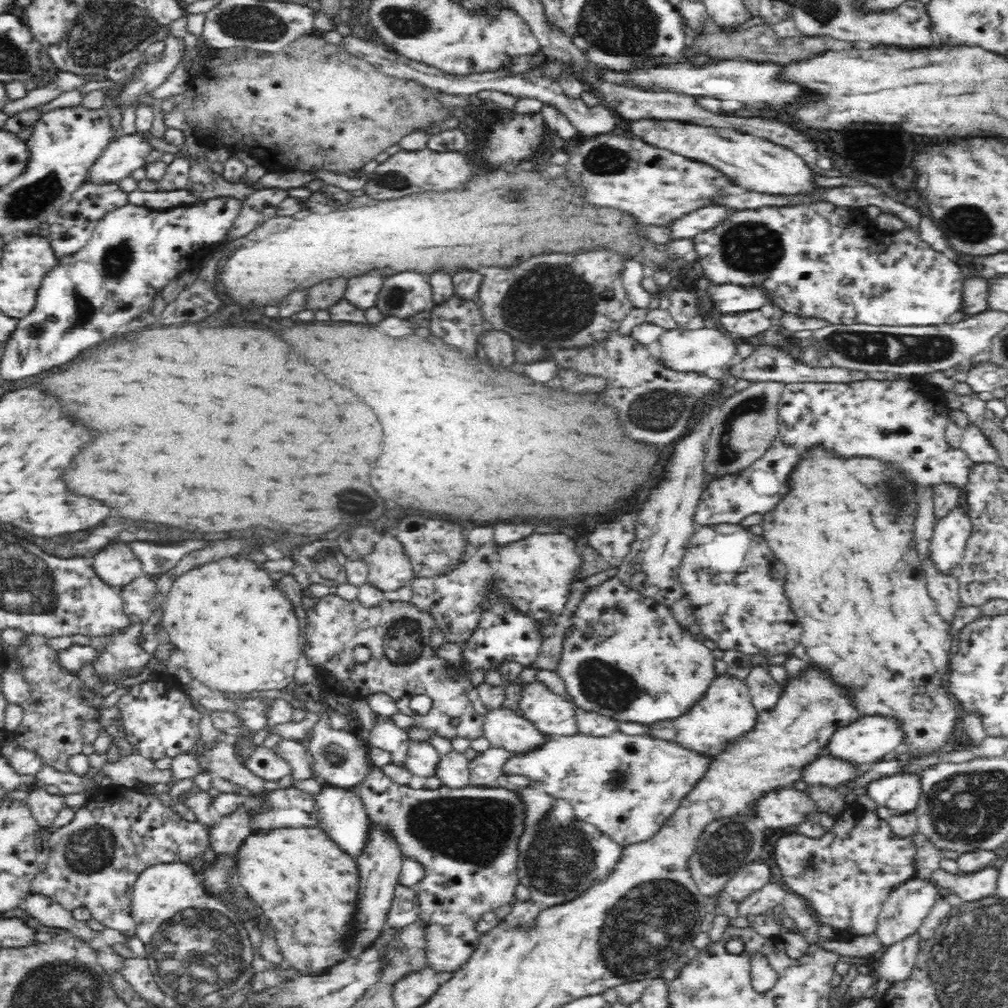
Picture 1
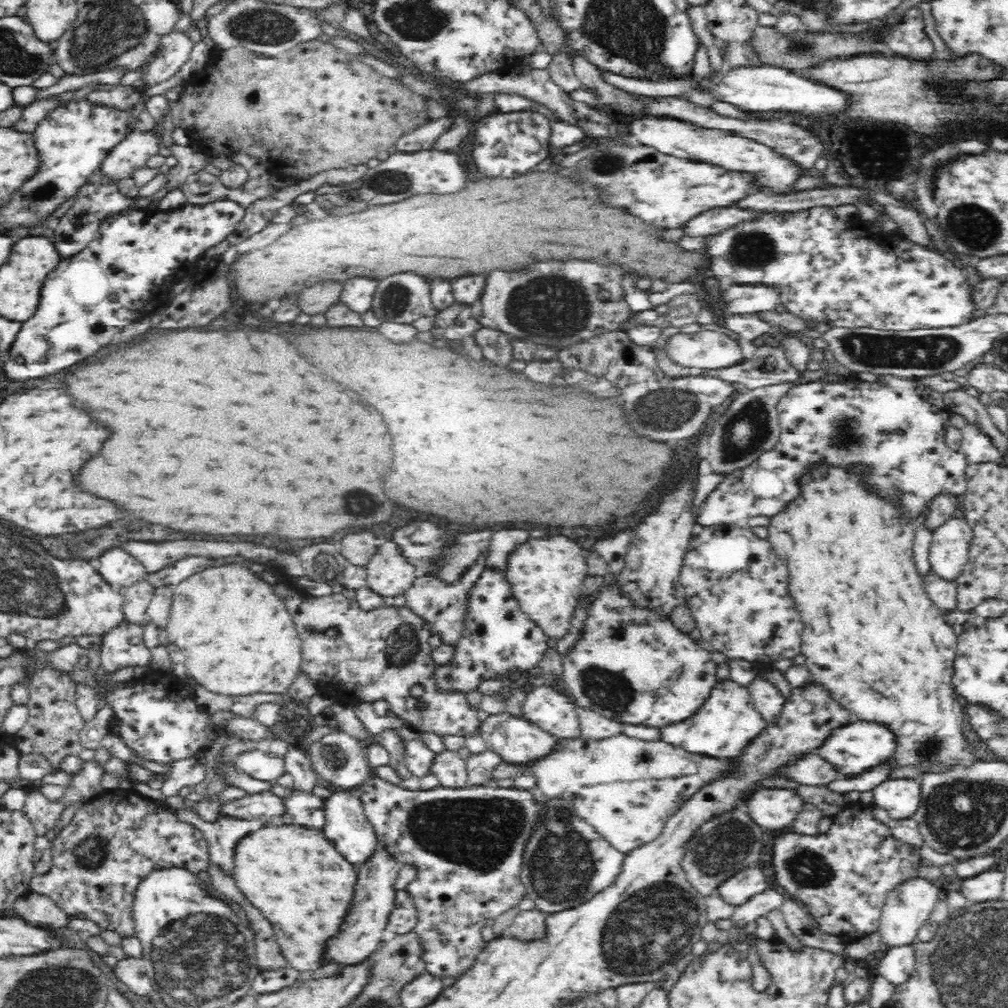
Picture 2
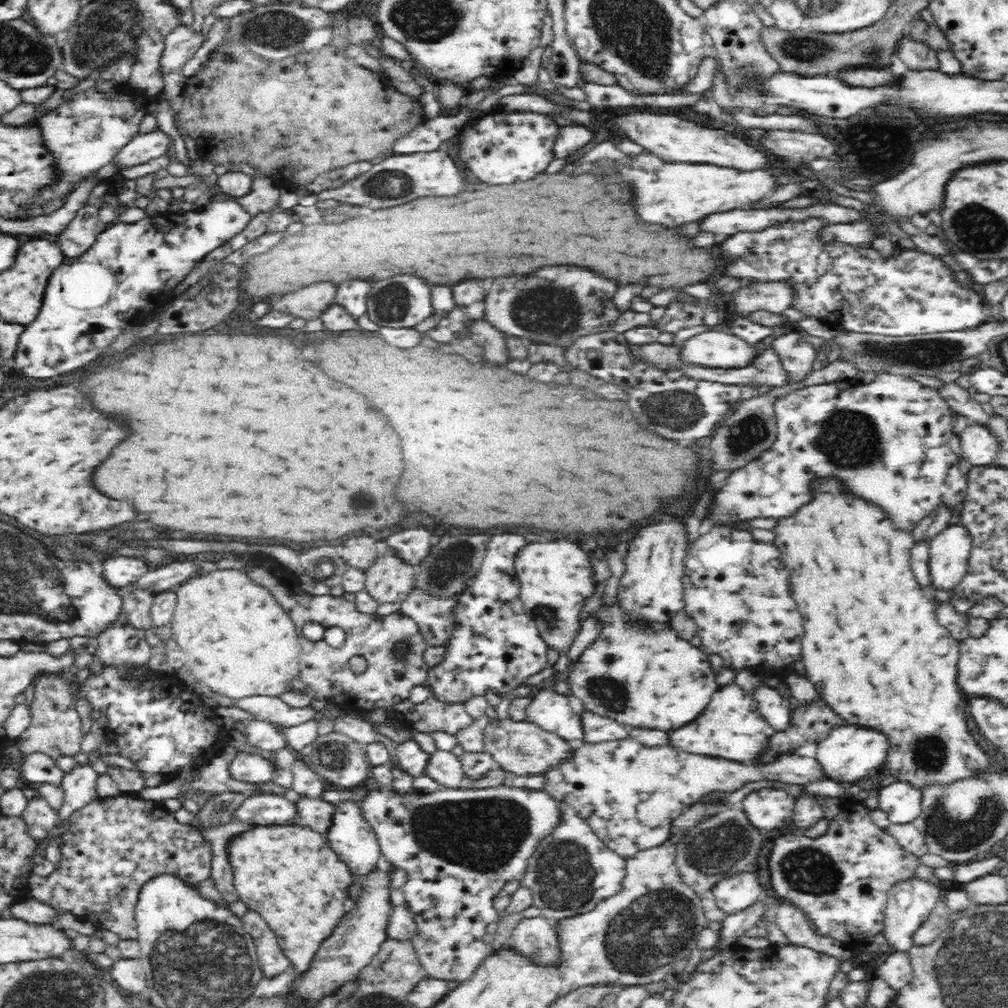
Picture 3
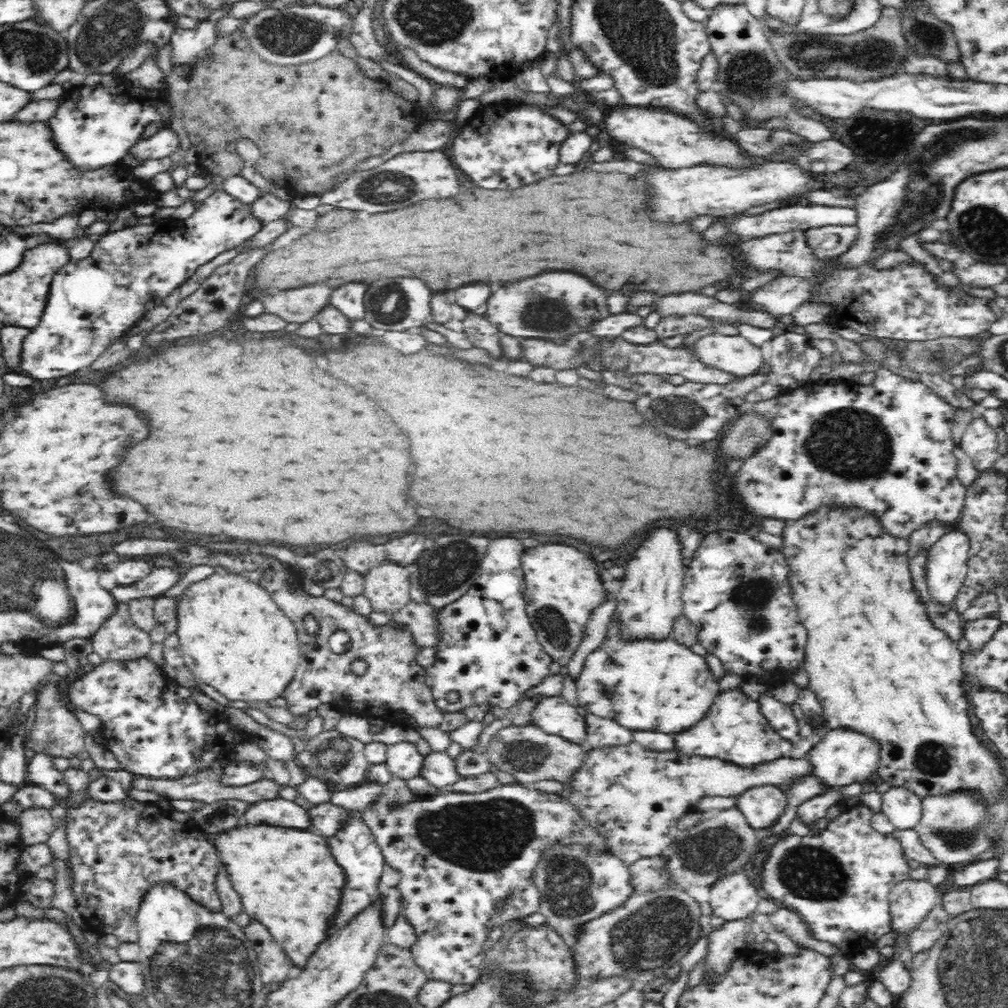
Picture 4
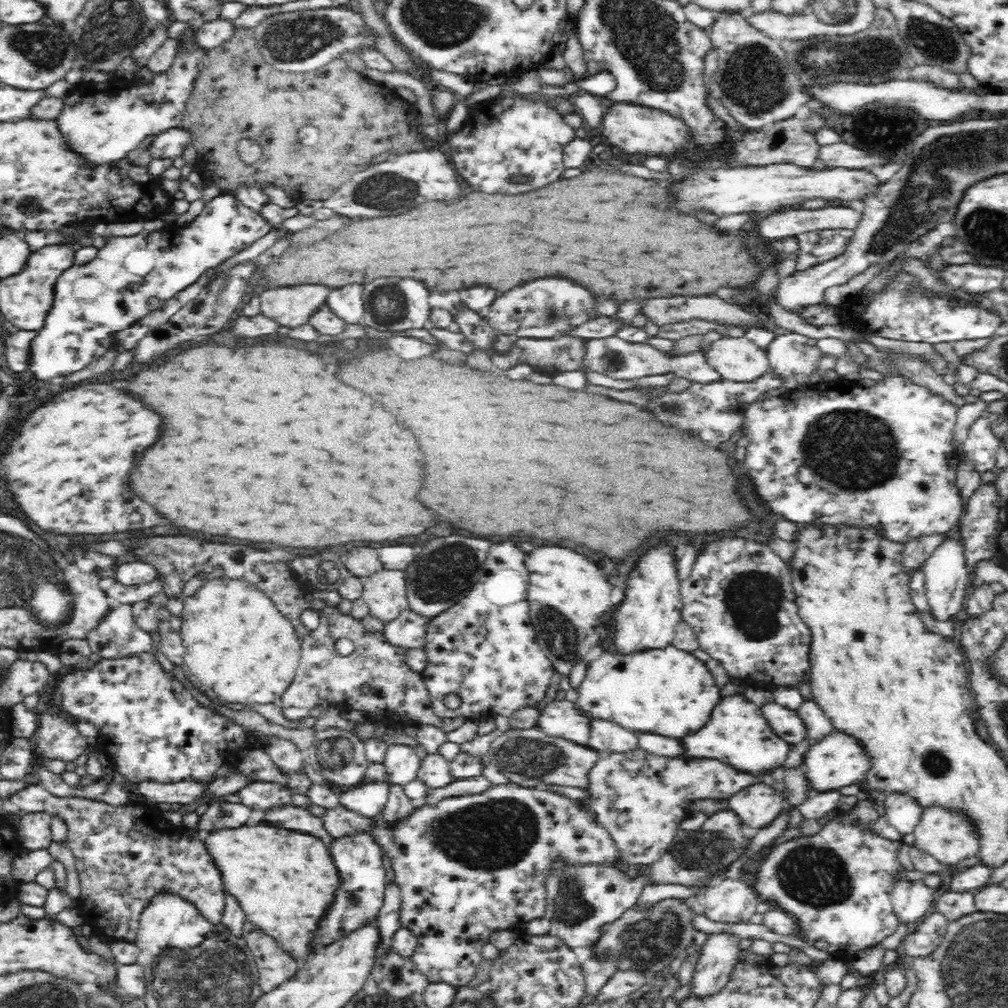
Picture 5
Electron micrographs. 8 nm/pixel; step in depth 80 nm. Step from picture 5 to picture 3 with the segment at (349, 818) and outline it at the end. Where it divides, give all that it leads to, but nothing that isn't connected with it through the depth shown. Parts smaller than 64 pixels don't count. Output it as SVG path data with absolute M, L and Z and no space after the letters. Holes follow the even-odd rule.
M300 795L293 803L295 814L293 824L310 827L312 830L326 834L334 812L334 804L326 802L320 797Z

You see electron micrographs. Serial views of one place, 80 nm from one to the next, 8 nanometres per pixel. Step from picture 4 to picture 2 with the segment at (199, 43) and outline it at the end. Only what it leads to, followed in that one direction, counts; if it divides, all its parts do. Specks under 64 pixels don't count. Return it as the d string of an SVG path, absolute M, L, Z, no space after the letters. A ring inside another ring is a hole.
M172 31L161 38L161 47L156 56L148 63L146 74L136 82L140 86L154 86L168 80L189 59L194 44L187 33ZM140 84L140 86L139 86Z

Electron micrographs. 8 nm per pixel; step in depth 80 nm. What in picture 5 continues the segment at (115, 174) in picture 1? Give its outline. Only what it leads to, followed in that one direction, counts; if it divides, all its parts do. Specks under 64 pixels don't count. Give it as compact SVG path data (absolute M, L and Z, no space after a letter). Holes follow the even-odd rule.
M176 126L154 135L154 140L145 149L154 159L174 160L182 156L183 151L190 142L191 134L189 134L189 131Z

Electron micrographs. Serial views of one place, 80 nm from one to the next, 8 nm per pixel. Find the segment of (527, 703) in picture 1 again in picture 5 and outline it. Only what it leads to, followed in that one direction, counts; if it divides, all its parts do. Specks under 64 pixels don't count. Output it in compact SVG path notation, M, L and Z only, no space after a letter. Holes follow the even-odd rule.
M568 700L548 702L540 710L536 725L547 735L565 738L581 745L588 744L589 718Z

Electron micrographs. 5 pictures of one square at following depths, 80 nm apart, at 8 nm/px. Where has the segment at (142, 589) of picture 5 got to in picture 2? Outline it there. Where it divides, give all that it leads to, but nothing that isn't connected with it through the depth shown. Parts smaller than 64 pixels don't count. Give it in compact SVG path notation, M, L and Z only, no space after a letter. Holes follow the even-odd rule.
M187 556L175 562L172 566L164 568L164 570L147 573L144 578L148 579L154 585L154 588L165 584L175 585L191 574L202 572L214 562L216 560L210 558L210 556Z

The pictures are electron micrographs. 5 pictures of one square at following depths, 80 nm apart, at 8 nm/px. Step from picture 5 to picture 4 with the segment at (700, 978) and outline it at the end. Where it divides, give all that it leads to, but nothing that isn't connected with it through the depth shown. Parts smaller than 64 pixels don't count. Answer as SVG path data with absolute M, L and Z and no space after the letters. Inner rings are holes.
M752 914L746 916L746 918L738 918L738 920L728 920L724 922L719 929L713 930L709 933L708 939L708 952L704 959L704 968L705 969L714 969L716 971L716 976L712 976L712 979L719 979L721 974L728 968L729 962L732 962L732 959L740 954L740 951L746 948L744 943L744 938L746 934L750 932L752 928Z

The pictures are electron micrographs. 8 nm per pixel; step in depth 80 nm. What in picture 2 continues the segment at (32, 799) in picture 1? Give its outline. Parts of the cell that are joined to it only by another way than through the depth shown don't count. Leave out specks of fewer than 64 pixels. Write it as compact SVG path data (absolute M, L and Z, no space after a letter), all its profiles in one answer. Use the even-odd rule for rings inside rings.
M41 791L30 792L26 795L24 812L32 819L38 836L44 836L47 831L56 826L64 810L61 800L48 800Z

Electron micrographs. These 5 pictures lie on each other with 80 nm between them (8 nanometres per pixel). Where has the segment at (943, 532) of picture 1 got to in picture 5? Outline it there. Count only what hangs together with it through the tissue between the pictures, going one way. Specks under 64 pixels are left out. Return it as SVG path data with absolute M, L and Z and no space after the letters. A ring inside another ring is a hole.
M945 538L925 560L922 570L925 576L925 593L934 618L946 621L964 608L965 590L969 580L964 541L961 538Z

